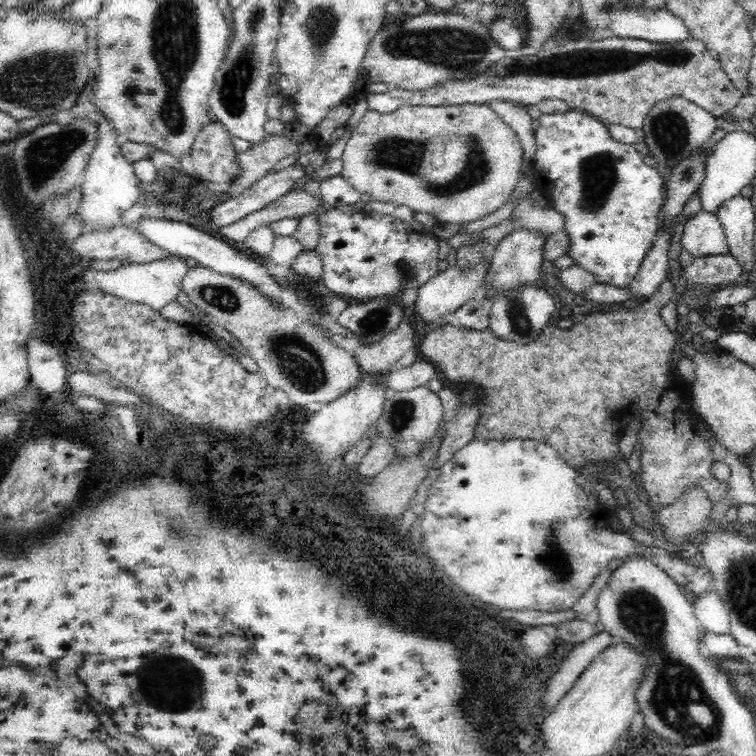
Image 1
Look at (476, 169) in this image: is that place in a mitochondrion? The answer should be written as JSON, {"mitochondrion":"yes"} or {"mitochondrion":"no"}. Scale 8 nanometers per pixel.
{"mitochondrion":"yes"}

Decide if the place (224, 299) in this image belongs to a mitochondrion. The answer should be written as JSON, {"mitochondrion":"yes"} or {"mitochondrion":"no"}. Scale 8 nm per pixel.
{"mitochondrion":"yes"}

